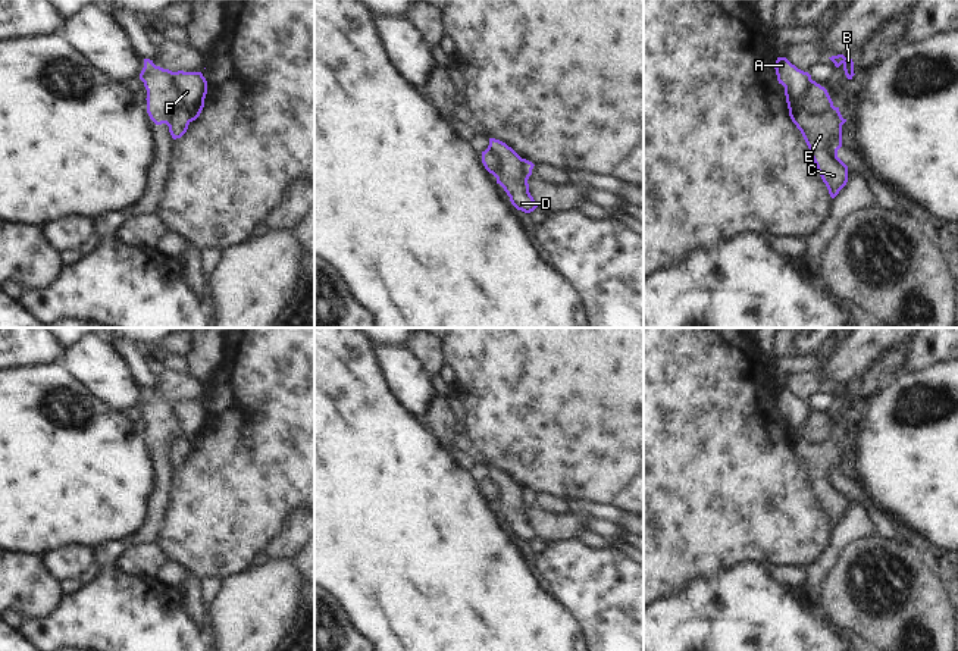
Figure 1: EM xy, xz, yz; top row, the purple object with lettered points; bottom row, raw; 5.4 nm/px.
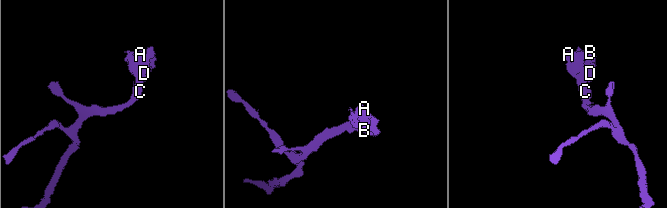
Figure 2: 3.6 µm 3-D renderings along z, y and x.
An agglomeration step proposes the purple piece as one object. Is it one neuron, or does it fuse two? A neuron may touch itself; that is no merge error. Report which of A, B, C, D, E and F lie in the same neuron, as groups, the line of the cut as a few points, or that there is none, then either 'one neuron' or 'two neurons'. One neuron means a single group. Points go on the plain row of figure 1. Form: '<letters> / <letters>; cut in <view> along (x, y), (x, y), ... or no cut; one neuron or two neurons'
A B F / C D E; cut in xz along (504, 488), (516, 488), (519, 491), (528, 516); two neurons

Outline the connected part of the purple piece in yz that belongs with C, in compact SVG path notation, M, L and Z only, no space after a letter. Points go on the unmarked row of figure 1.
M833 436L820 445L807 447L801 456L801 463L832 528L848 511L848 495L838 486L845 451L839 436Z

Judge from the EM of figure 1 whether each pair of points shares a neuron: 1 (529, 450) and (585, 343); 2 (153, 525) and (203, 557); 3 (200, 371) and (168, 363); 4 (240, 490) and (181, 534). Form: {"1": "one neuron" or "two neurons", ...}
{"1": "one neuron", "2": "two neurons", "3": "two neurons", "4": "one neuron"}

